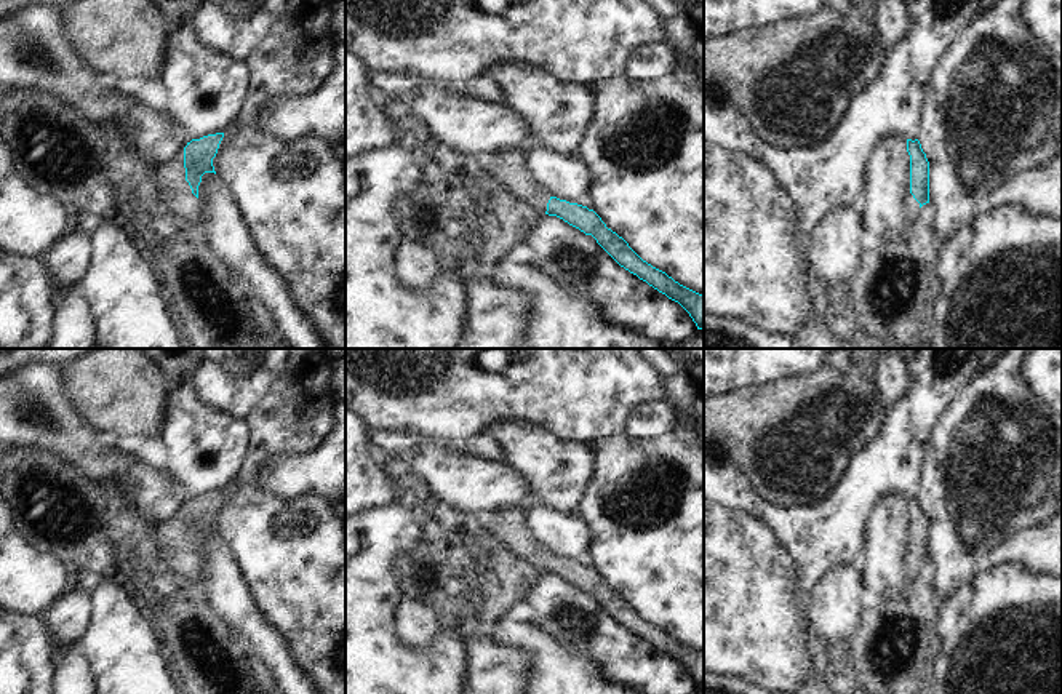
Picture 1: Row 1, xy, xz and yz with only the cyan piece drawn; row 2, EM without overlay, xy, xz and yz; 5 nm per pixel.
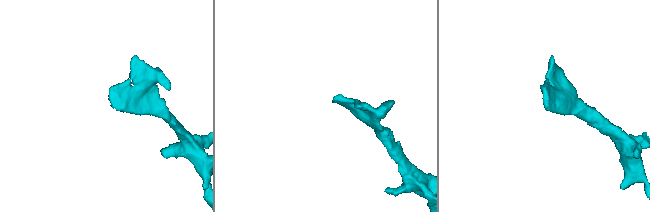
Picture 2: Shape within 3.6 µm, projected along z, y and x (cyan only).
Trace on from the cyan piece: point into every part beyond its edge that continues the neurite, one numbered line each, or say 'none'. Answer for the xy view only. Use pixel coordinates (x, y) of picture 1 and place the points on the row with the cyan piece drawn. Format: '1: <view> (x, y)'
1: xy (179, 203)

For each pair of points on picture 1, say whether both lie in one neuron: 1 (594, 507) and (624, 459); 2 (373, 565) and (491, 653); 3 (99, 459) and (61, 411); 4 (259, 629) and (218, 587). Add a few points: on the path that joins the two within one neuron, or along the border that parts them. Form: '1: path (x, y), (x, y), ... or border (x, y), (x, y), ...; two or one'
1: path (595, 496), (619, 470); one
2: border (467, 646), (469, 677); two
3: path (88, 448), (63, 422); one
4: path (250, 619), (227, 597); one

